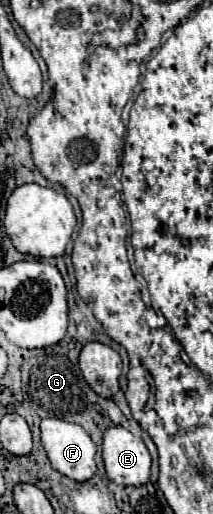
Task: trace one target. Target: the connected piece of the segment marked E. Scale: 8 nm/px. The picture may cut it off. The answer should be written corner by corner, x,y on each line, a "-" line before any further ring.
122,426
104,430
102,442
104,466
110,482
122,486
144,486
150,480
152,458
142,442

